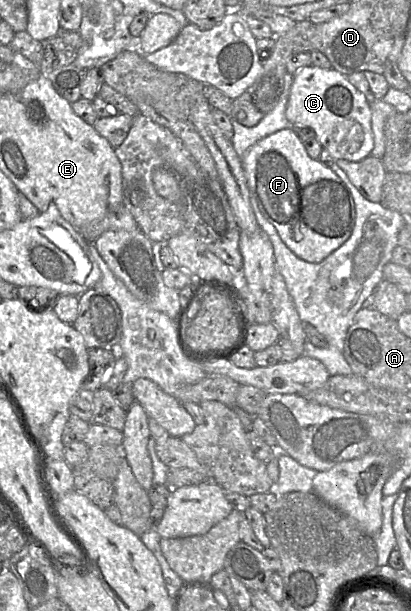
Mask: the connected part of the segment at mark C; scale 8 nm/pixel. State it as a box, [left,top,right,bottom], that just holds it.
[285,65,374,162]

